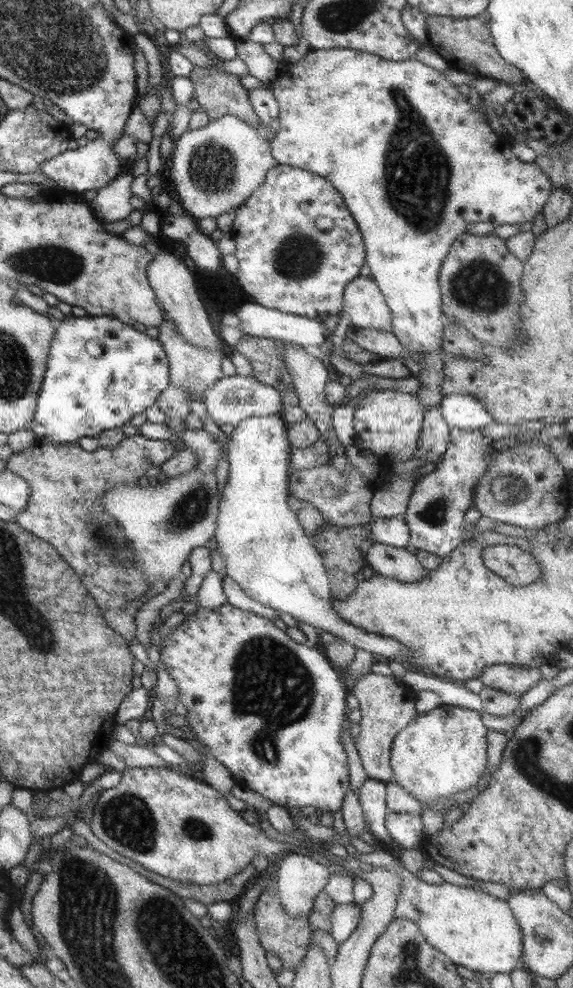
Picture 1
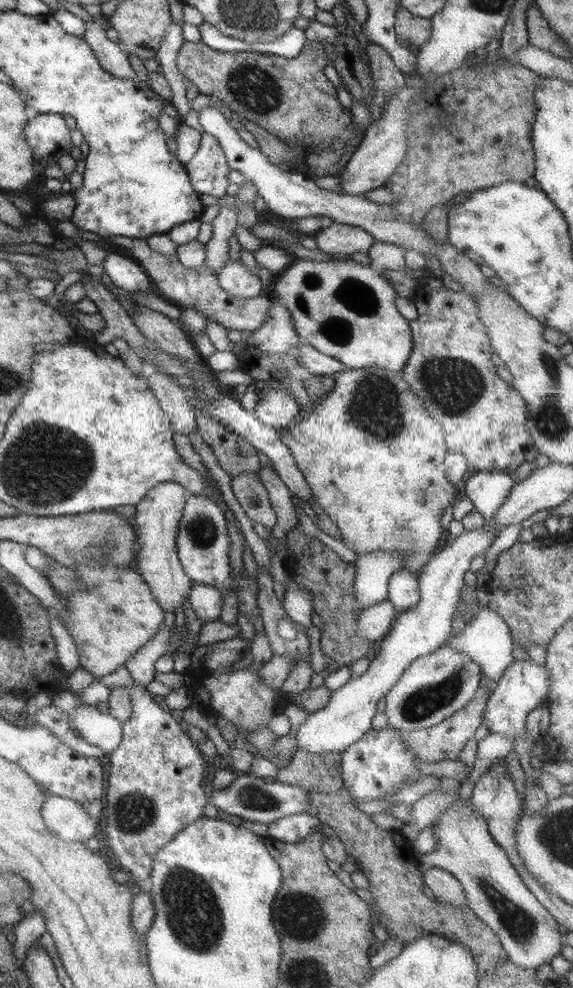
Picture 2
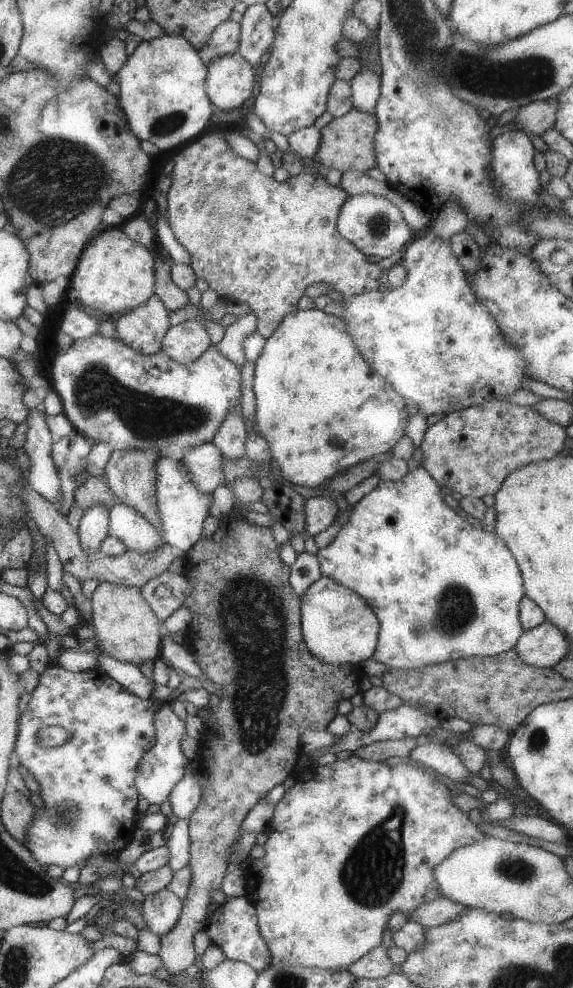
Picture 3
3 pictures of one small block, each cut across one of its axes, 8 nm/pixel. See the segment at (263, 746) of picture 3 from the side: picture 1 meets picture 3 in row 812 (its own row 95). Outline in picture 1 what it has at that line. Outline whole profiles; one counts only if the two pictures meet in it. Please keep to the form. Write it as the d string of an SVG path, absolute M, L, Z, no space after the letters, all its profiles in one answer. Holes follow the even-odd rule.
M204 40L193 42L193 44L210 60L206 67L193 66L191 73L187 77L191 85L193 85L192 99L197 100L198 108L207 115L209 122L217 120L221 116L233 115L250 127L255 128L260 120L249 104L247 96L249 92L241 87L239 77L227 75L225 64L217 59L215 52L212 54L211 51L207 51ZM216 64L219 64L220 67L218 68Z

